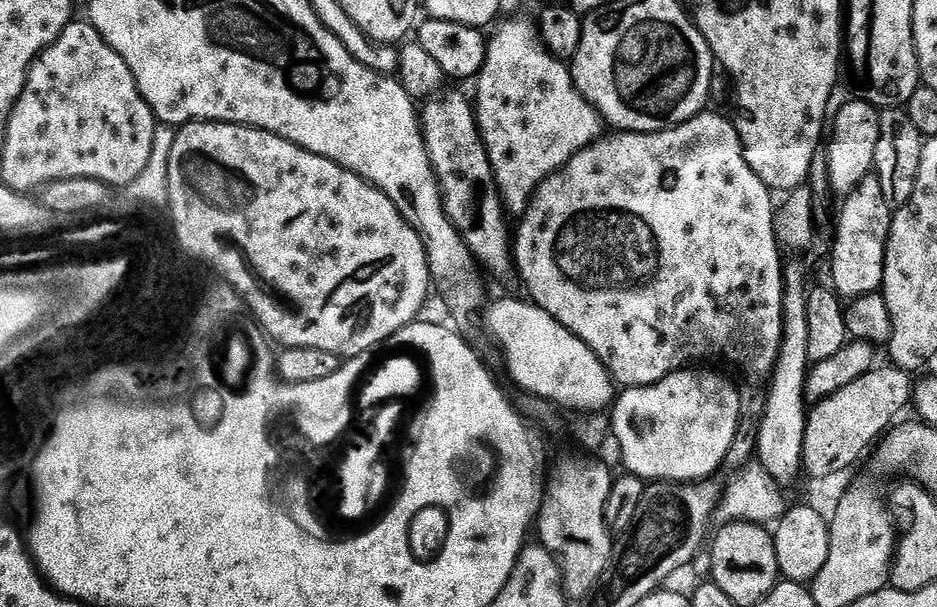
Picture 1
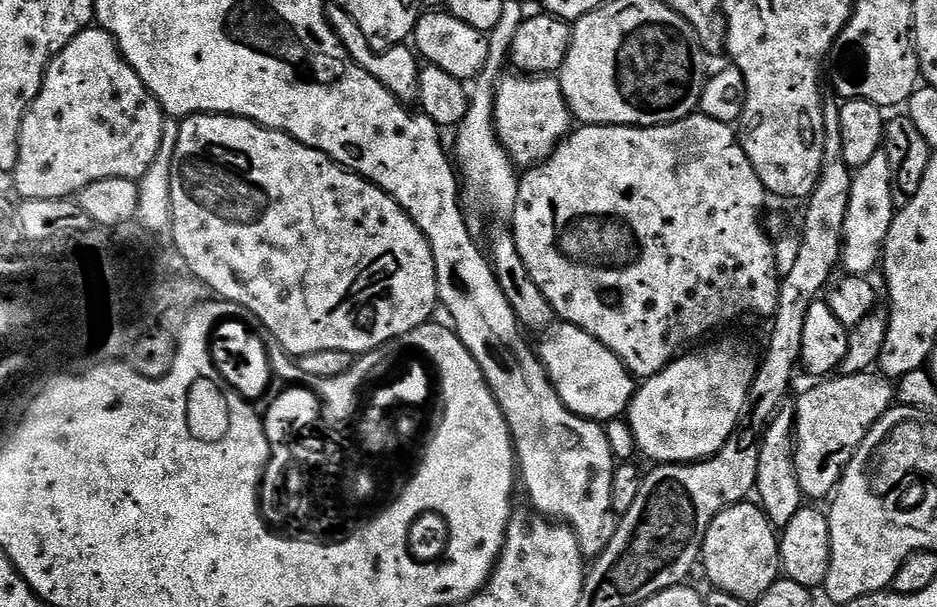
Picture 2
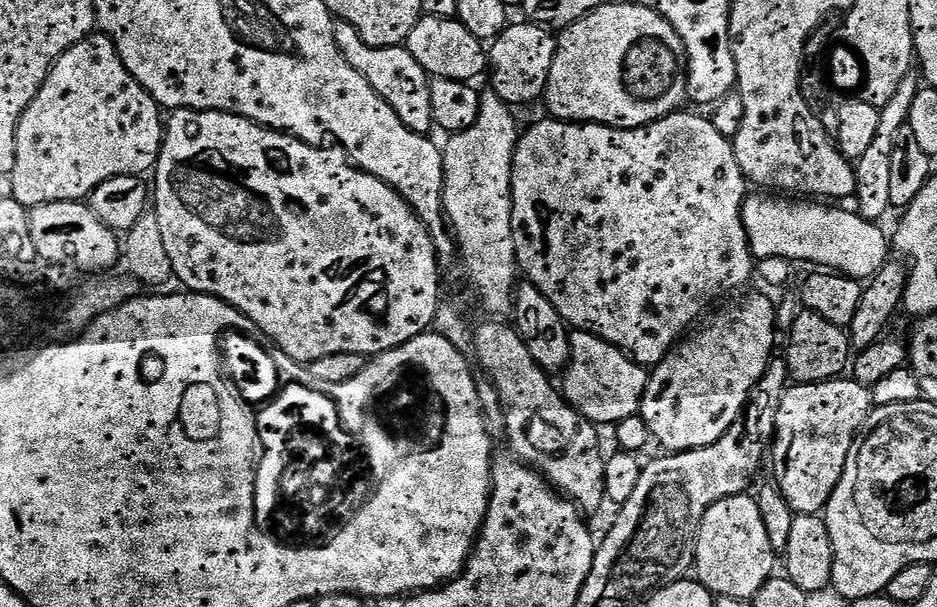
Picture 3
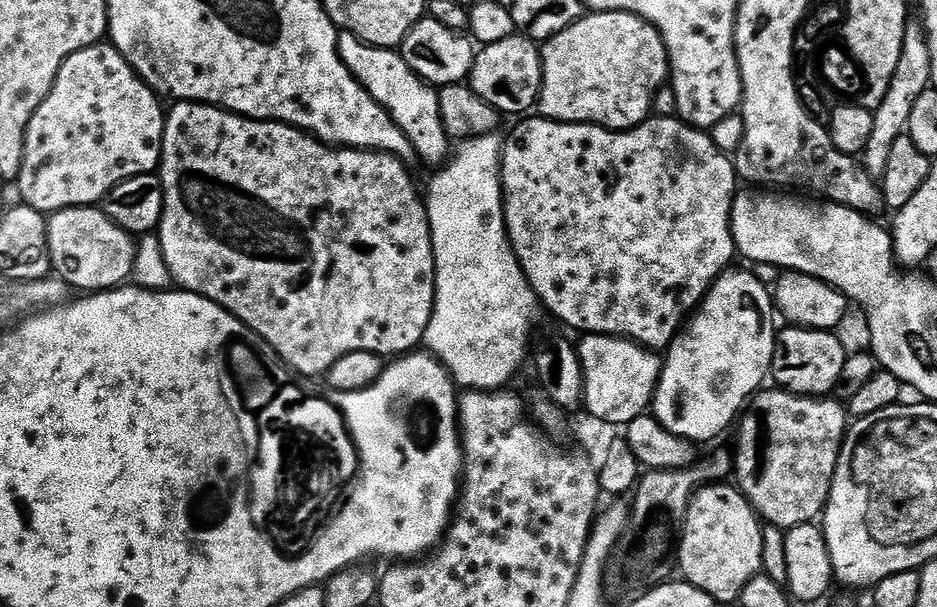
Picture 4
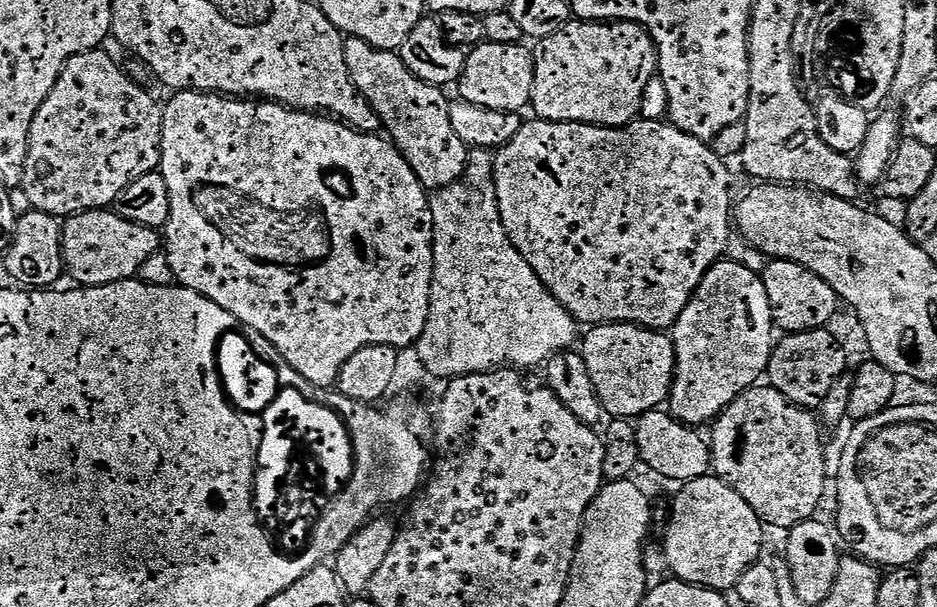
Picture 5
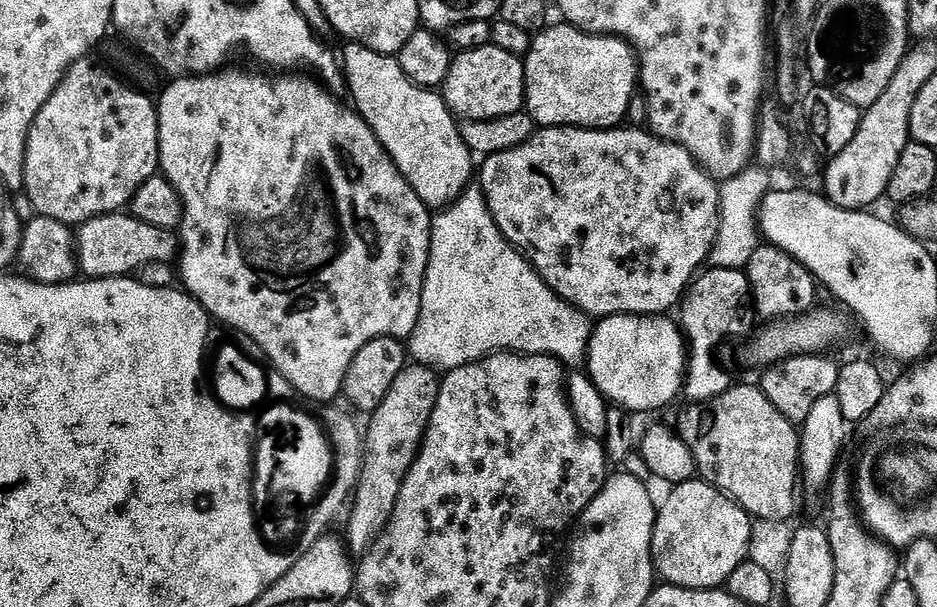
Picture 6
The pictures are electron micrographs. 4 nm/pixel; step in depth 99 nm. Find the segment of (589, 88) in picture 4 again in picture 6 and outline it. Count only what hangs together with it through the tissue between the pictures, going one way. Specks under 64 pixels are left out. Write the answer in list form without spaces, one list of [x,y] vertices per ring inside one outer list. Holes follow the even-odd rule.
[[[567,22],[535,33],[523,62],[527,80],[526,110],[540,128],[615,128],[623,125],[624,115],[642,80],[642,61],[629,41],[598,32],[583,32]]]

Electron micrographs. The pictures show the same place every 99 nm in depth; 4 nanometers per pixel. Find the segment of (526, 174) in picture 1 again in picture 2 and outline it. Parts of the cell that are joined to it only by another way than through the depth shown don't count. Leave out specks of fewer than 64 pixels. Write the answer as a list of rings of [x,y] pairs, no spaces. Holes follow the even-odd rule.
[[[505,74],[496,86],[494,98],[496,137],[517,169],[535,168],[573,131],[572,111],[560,89],[555,75],[526,76]],[[512,75],[512,76],[511,76]]]

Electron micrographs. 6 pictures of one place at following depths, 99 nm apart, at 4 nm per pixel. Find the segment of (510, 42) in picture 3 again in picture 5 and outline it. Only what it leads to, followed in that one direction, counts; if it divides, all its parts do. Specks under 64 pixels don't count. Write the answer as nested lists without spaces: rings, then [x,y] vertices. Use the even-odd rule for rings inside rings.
[[[523,43],[477,44],[464,58],[464,69],[458,81],[459,99],[474,102],[474,106],[486,106],[486,110],[523,113],[532,103],[534,86],[534,56],[524,47]]]

